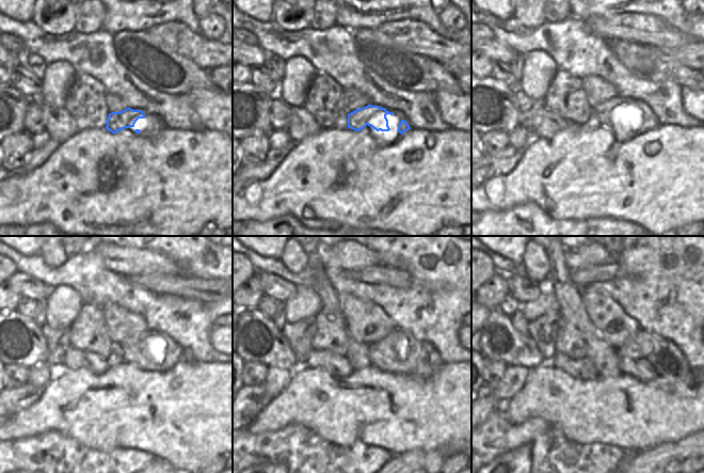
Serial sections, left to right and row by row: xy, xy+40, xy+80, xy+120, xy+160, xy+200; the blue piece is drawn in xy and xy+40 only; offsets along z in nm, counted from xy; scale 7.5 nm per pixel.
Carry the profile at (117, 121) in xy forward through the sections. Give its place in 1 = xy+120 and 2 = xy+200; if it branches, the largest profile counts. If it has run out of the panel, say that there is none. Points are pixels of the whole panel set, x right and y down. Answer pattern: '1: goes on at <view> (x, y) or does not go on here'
1: goes on at xy+120 (145, 355)
2: goes on at xy+200 (648, 364)

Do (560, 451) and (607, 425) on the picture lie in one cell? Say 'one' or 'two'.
two

